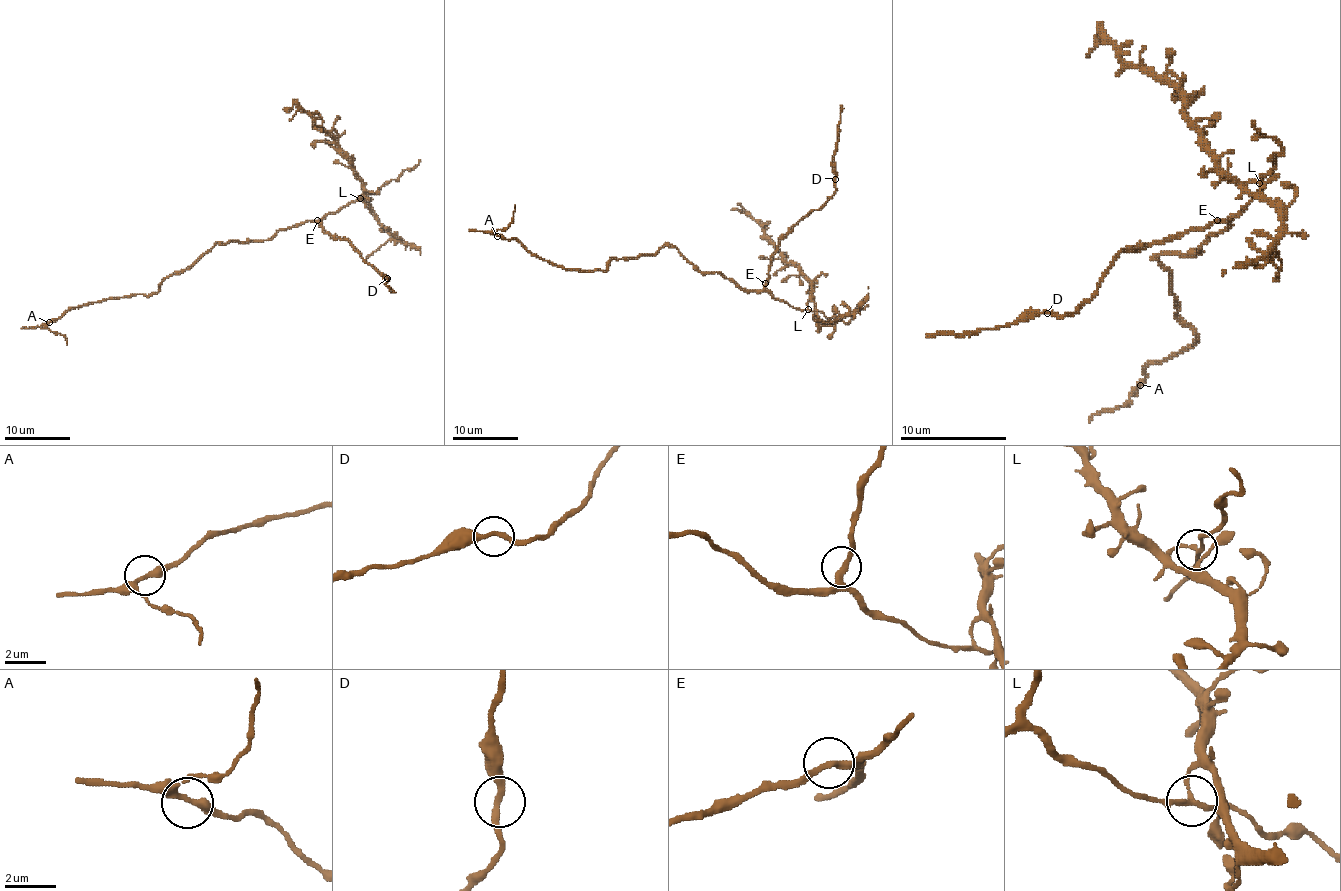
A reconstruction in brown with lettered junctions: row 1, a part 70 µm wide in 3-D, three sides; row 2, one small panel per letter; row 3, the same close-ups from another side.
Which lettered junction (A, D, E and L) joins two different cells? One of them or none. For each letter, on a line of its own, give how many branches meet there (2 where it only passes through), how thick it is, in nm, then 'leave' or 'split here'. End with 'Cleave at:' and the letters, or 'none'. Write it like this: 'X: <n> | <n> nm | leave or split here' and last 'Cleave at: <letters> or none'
A: 3 | 240 nm | leave
D: 2 | 260 nm | leave
E: 3 | 200 nm | leave
L: 3 | 200 nm | leave
Cleave at: none

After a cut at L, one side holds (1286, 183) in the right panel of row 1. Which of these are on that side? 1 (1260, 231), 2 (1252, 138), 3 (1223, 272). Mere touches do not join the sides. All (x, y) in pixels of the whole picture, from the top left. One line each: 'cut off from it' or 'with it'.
1: with it
2: cut off from it
3: with it

